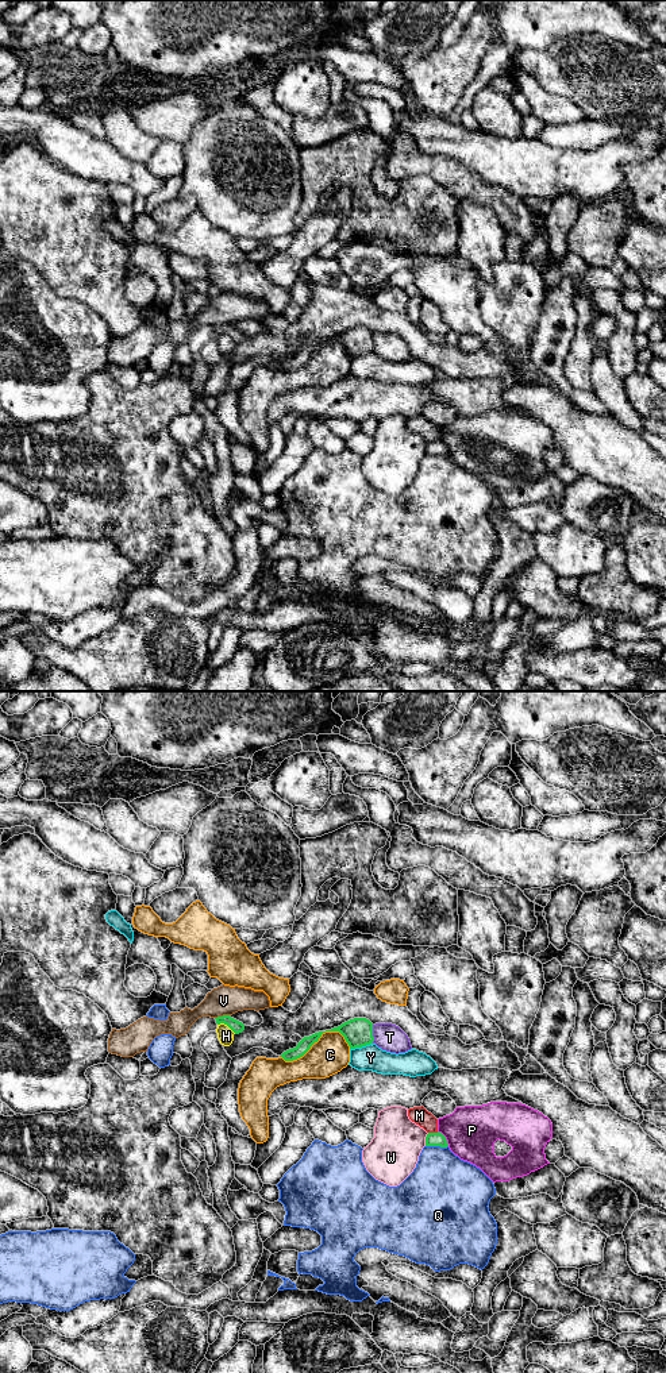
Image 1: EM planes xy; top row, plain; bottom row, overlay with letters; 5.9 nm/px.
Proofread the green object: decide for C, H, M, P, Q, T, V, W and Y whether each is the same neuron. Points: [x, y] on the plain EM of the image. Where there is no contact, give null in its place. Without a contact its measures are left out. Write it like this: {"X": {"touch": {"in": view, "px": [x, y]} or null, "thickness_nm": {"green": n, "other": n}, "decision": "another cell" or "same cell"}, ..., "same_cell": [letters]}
{"C": {"touch": {"in": "xy", "px": [318, 348]}, "thickness_nm": {"green": 170, "other": 220}, "decision": "another cell"}, "H": {"touch": {"in": "xy", "px": [227, 334]}, "thickness_nm": {"green": 70, "other": 100}, "decision": "another cell"}, "M": {"touch": {"in": "xy", "px": [432, 442]}, "thickness_nm": {"green": 80, "other": 100}, "decision": "another cell"}, "P": {"touch": {"in": "xy", "px": [445, 447]}, "thickness_nm": {"green": 80, "other": 300}, "decision": "another cell"}, "Q": {"touch": {"in": "xy", "px": [437, 454]}, "thickness_nm": {"green": 80, "other": 400}, "decision": "another cell"}, "T": {"touch": {"in": "xy", "px": [372, 343]}, "thickness_nm": {"green": 170, "other": 160}, "decision": "another cell"}, "V": {"touch": {"in": "xy", "px": [223, 324]}, "thickness_nm": {"green": 70, "other": 180}, "decision": "another cell"}, "W": {"touch": {"in": "xy", "px": [426, 448]}, "thickness_nm": {"green": 80, "other": 300}, "decision": "another cell"}, "Y": {"touch": {"in": "xy", "px": [361, 355]}, "thickness_nm": {"green": 170, "other": 160}, "decision": "another cell"}, "same_cell": []}

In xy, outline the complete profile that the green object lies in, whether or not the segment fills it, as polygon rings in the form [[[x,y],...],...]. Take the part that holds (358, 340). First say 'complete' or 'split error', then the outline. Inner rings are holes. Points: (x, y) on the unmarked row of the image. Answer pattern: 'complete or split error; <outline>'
complete; [[[354,327],[338,336],[326,340],[339,340],[350,358],[362,356],[373,352],[373,332],[366,327]]]

